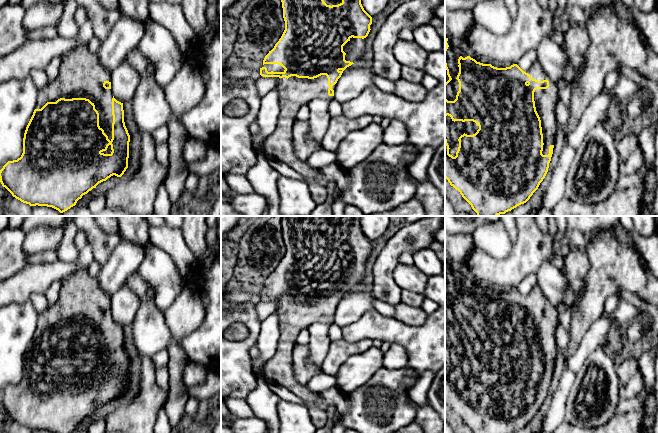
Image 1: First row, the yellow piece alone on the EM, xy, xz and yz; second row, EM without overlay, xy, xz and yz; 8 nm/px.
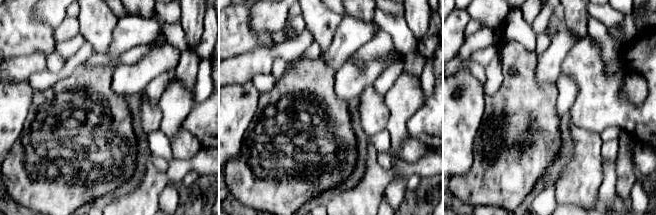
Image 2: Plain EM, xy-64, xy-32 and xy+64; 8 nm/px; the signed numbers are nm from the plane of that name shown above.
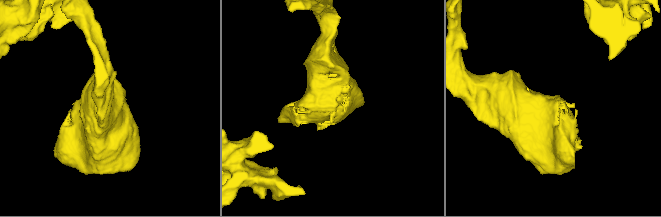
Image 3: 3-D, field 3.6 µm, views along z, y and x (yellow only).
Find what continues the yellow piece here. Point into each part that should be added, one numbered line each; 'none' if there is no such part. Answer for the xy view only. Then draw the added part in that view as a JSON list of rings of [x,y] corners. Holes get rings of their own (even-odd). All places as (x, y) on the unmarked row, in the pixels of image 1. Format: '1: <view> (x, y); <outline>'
1: xy (81, 299); [[[86,269],[78,270],[61,279],[59,298],[54,305],[39,314],[36,333],[60,322],[89,323],[99,337],[100,352],[111,365],[113,318],[111,313],[103,311],[105,305],[111,306],[111,295],[99,287],[97,279]]]

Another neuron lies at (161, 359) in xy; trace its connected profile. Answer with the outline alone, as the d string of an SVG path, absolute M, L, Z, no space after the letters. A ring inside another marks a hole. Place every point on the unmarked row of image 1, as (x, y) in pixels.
M164 348L154 354L152 357L155 369L159 369L165 366L168 366L169 363L169 352L167 348Z

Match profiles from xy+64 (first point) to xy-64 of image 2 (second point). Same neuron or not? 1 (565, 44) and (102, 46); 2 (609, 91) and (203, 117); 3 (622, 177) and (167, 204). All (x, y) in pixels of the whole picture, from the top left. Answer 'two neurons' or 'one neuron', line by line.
1: two neurons
2: one neuron
3: one neuron

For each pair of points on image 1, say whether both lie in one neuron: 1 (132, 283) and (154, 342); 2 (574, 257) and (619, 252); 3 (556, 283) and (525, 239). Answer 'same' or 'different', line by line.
1: same
2: different
3: different

